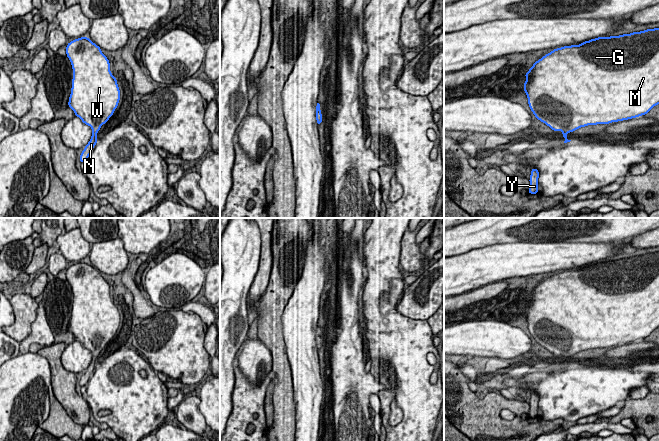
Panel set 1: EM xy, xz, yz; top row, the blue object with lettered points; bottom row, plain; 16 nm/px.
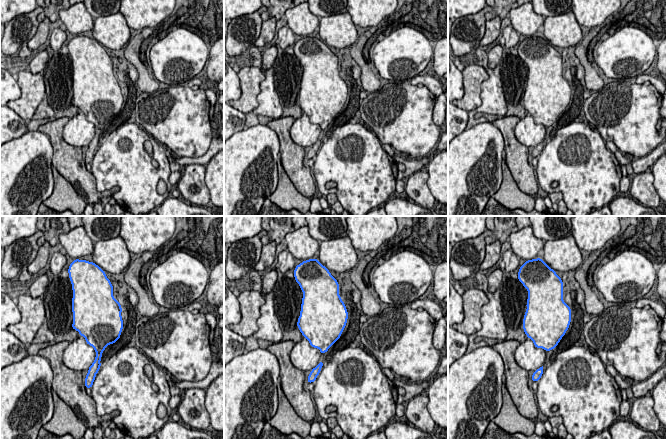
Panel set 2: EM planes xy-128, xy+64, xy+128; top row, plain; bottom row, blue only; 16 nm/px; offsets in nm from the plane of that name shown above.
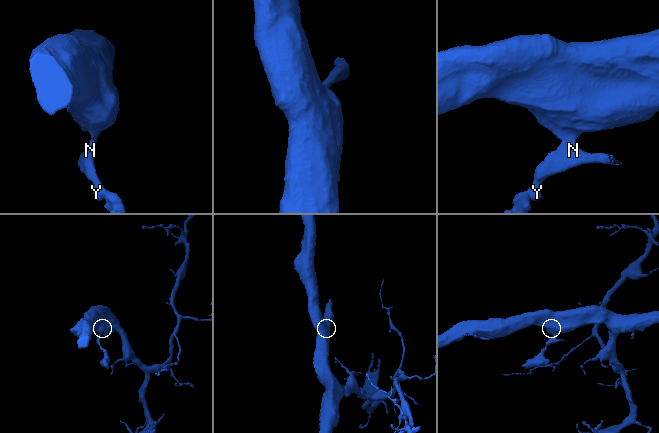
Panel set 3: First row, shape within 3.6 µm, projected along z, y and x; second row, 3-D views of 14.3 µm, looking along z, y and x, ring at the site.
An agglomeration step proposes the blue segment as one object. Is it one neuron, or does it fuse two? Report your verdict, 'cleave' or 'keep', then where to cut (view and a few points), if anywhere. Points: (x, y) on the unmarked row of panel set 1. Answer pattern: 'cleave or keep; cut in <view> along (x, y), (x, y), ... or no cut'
keep; no cut

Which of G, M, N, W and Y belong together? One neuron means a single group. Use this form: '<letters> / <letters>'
G M N W Y

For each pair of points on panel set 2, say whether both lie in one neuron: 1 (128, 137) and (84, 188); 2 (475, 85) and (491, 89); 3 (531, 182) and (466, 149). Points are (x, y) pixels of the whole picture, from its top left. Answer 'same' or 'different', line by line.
1: different
2: different
3: different

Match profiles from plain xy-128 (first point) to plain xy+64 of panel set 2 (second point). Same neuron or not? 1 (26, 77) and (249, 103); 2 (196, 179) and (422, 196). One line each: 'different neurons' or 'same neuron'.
1: same neuron
2: same neuron

